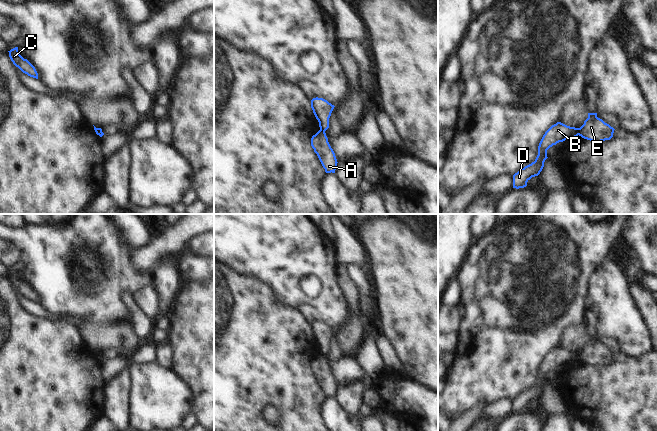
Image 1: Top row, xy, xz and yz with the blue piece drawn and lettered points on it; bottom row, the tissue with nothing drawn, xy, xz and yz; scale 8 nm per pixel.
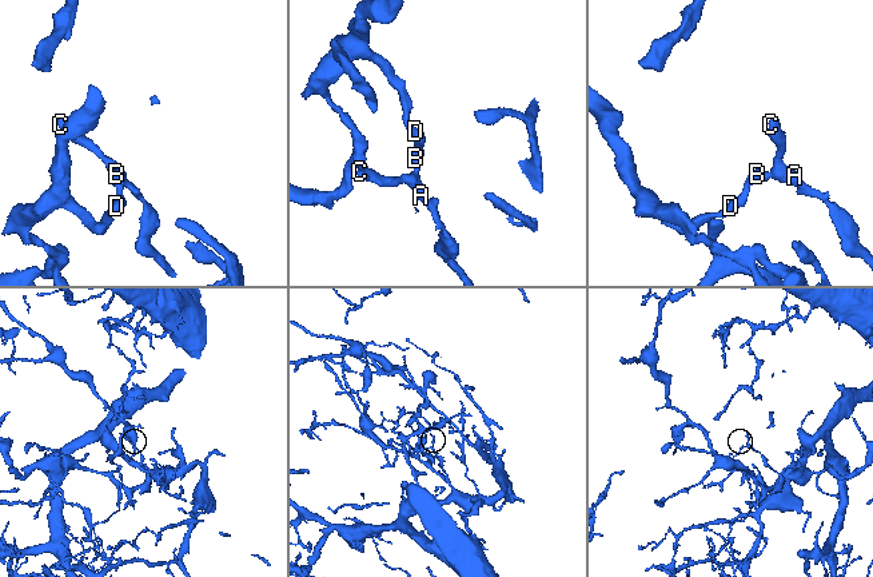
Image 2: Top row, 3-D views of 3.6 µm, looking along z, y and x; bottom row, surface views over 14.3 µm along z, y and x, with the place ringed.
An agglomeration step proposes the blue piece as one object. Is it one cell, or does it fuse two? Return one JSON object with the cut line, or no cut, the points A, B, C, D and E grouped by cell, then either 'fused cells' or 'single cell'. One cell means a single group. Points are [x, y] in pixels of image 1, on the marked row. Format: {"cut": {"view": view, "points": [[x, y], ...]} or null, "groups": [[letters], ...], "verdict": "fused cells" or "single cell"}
{"cut": {"view": "yz", "points": [[578, 128], [579, 134]]}, "groups": [["A", "C", "E"], ["B", "D"]], "verdict": "fused cells"}

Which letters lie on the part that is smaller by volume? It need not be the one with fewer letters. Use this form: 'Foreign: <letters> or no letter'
Foreign: B, D

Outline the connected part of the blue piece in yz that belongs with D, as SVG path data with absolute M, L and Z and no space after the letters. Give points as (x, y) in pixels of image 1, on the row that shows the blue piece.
M561 122L552 125L543 135L539 146L538 155L534 162L521 168L513 175L513 188L519 189L527 186L527 182L538 176L544 167L544 162L548 158L547 150L559 142L566 139L575 138L579 135L579 128L567 126Z

